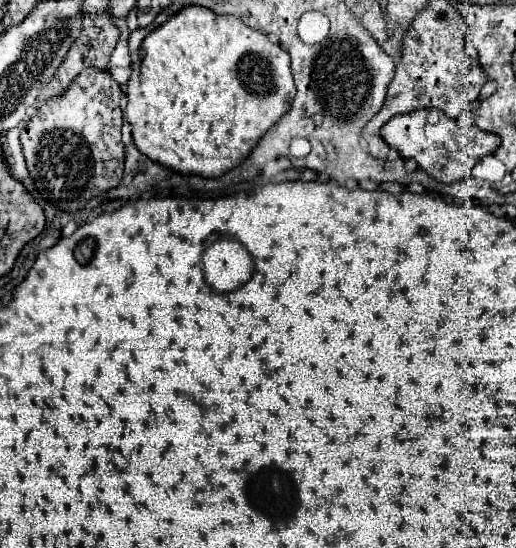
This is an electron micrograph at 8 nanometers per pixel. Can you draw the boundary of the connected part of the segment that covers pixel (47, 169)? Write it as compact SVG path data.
M84 69L66 93L44 101L20 135L28 171L42 197L62 211L84 209L86 201L120 185L124 143L120 137L120 85L108 71Z

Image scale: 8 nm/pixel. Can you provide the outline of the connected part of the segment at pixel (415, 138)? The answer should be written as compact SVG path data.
M418 109L406 115L394 115L382 127L382 137L390 147L398 149L404 159L416 159L418 167L440 183L454 183L470 177L474 165L482 157L494 153L500 145L500 137L496 133L460 125L456 119L450 119L440 109Z

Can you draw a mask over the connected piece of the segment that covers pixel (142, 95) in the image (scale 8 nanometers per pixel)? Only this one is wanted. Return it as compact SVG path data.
M188 5L184 9L180 9L178 13L170 15L166 23L162 23L158 29L154 29L140 45L140 61L132 65L132 75L128 79L128 107L126 107L126 119L132 125L132 137L136 147L150 157L152 161L170 167L178 173L196 173L196 175L204 175L204 177L220 177L226 171L234 169L256 145L256 141L288 111L290 101L294 99L294 81L292 81L292 73L290 73L290 55L276 43L272 43L268 39L266 33L256 31L248 25L244 25L244 21L236 15L218 15L212 9L206 7L198 7L198 5Z

